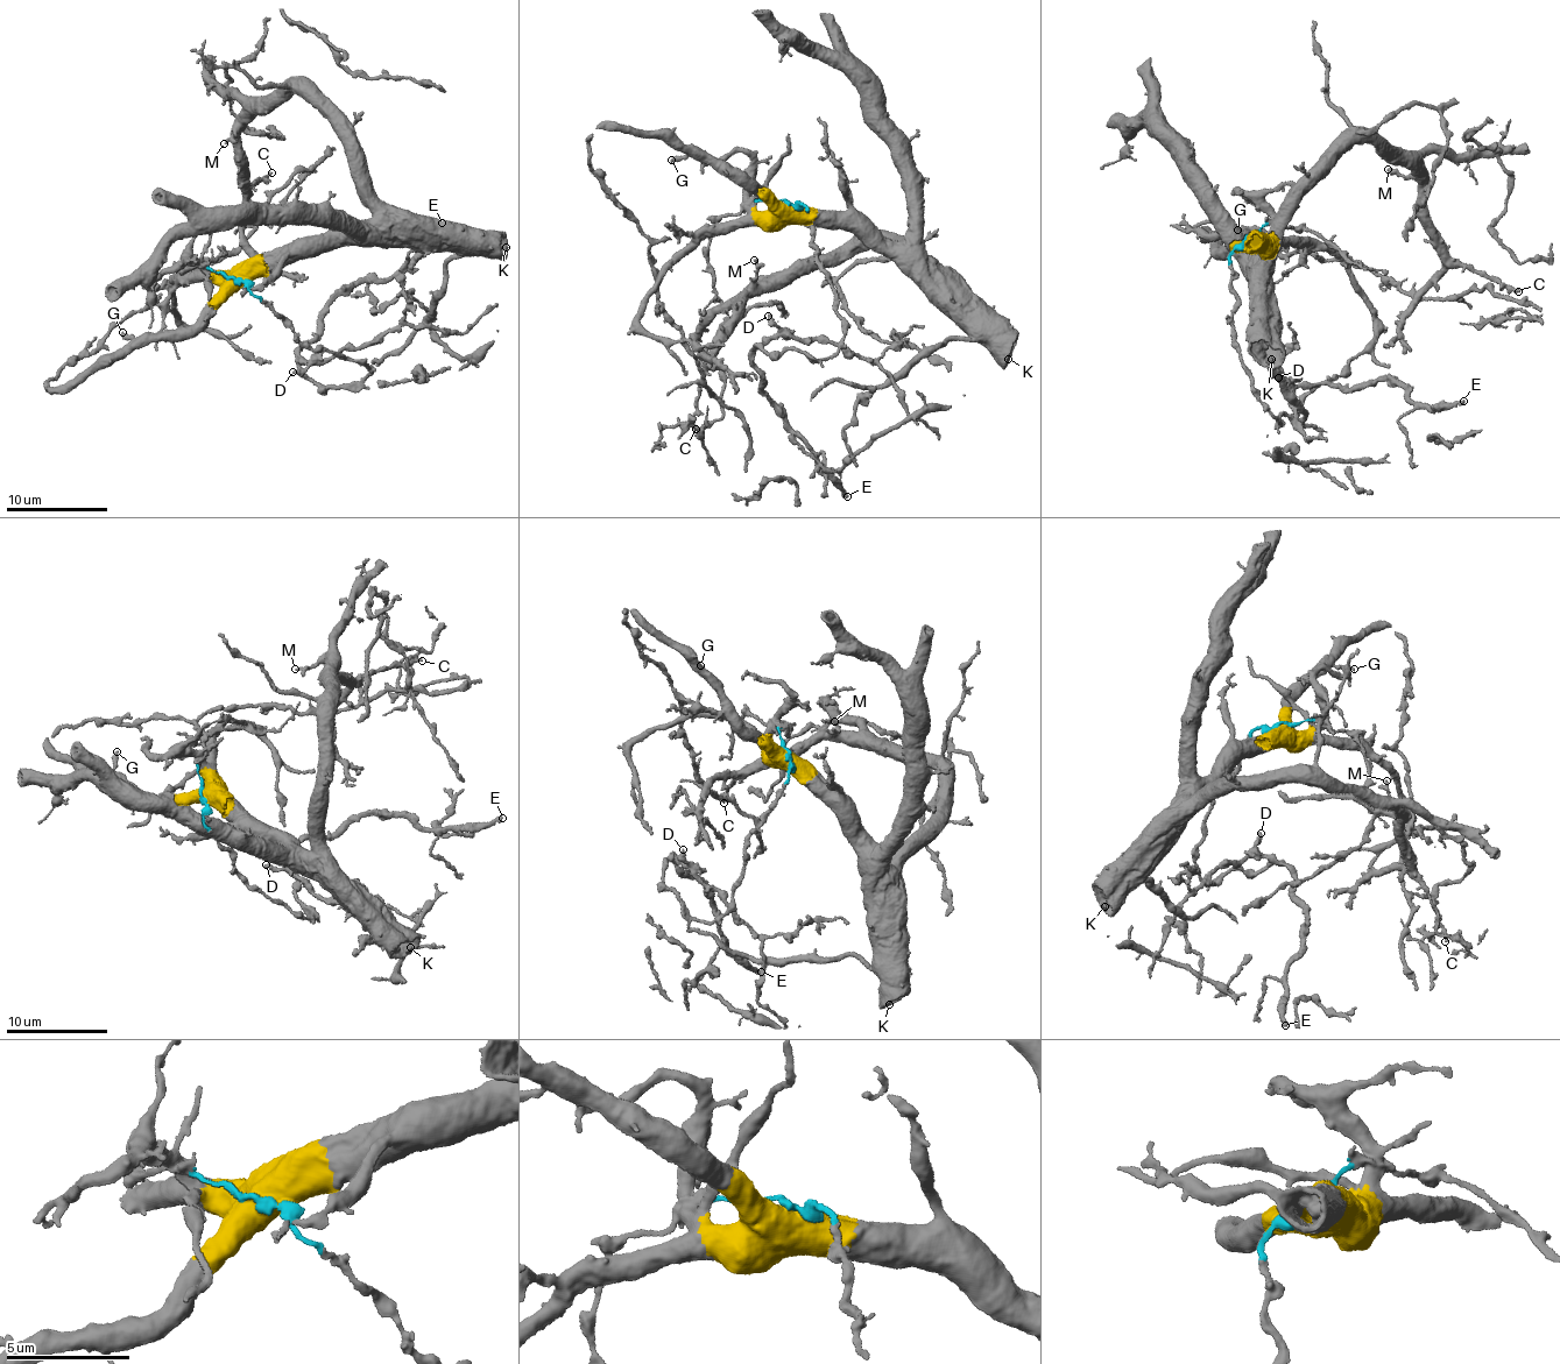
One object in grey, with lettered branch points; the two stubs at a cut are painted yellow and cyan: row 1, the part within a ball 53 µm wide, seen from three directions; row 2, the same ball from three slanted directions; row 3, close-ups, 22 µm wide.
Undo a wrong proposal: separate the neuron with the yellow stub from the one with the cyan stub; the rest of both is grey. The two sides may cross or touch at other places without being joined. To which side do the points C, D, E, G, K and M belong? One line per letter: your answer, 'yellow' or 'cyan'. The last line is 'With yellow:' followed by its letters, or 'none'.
C: yellow
D: cyan
E: cyan
G: yellow
K: yellow
M: yellow
With yellow: C, G, K, M

